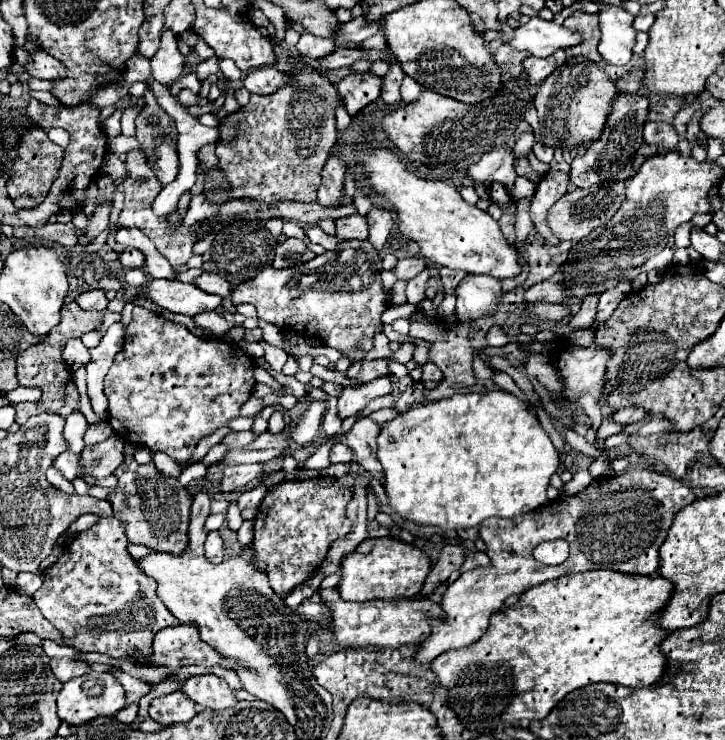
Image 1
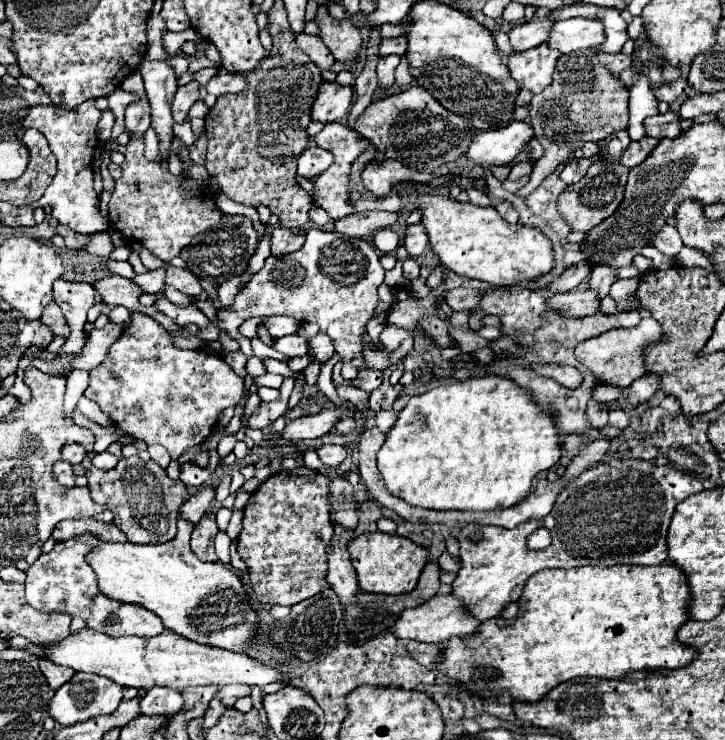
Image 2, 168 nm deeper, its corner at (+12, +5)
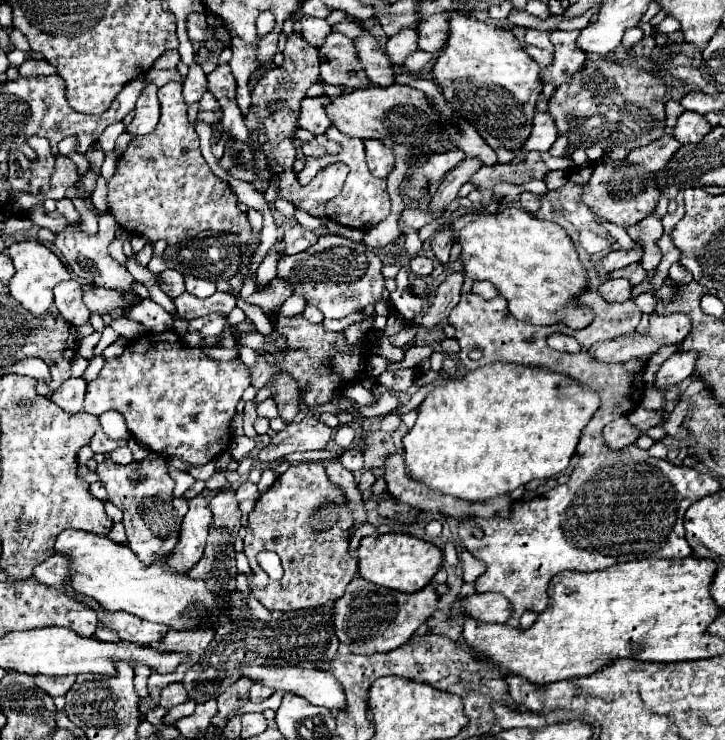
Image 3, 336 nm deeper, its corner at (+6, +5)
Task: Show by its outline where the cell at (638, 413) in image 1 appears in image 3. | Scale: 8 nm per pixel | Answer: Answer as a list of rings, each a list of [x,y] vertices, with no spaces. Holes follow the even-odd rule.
[[[678,352],[678,354],[672,354],[662,364],[662,368],[658,370],[658,376],[656,376],[656,384],[654,386],[656,388],[668,388],[672,384],[680,384],[684,378],[688,378],[694,372],[696,360],[698,360],[698,354],[694,354],[694,352]]]

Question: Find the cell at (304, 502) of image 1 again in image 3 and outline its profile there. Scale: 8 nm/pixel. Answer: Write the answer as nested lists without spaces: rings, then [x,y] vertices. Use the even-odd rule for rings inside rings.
[[[300,462],[290,466],[270,490],[266,490],[250,512],[250,528],[244,538],[244,554],[252,566],[252,594],[268,610],[300,610],[336,602],[358,566],[348,554],[346,530],[350,530],[350,512],[346,510],[346,494],[338,490],[326,476],[320,462]],[[318,522],[318,530],[314,530]],[[272,550],[280,556],[284,576],[272,580],[256,562],[256,554]]]

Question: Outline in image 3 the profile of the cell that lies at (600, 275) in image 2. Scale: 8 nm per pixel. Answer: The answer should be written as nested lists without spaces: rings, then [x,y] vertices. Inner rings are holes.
[[[632,264],[622,270],[614,270],[610,278],[628,278],[632,284],[640,284],[646,278],[646,270],[642,268],[642,264]]]

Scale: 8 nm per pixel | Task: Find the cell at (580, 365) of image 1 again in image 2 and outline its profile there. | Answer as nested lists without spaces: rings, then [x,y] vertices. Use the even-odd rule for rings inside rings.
[[[644,318],[634,328],[608,330],[604,334],[598,334],[596,338],[588,338],[588,340],[580,342],[580,346],[576,346],[576,360],[580,364],[584,364],[588,370],[592,370],[592,374],[596,374],[600,384],[626,388],[644,374],[644,358],[642,358],[644,346],[650,342],[656,342],[660,338],[662,338],[660,324],[654,318]]]

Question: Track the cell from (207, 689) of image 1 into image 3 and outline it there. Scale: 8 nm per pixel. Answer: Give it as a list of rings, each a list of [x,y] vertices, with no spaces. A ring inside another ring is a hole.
[[[254,684],[254,686],[250,688],[250,700],[252,700],[252,702],[262,702],[262,700],[270,698],[272,694],[274,694],[274,690],[268,688],[268,686],[262,686],[262,684]]]

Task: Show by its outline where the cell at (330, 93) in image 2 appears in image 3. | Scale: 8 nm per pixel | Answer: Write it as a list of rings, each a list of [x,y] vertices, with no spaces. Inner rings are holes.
[[[328,96],[318,98],[304,98],[298,116],[298,128],[304,128],[312,134],[324,134],[330,126],[330,118],[326,116],[326,104],[330,102]]]

